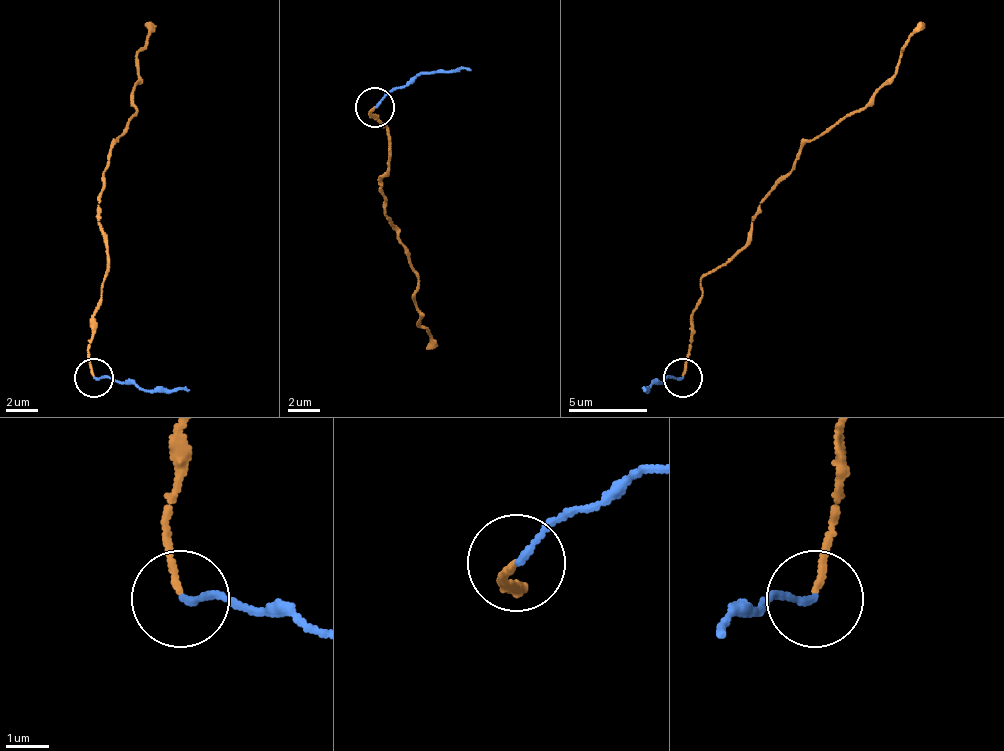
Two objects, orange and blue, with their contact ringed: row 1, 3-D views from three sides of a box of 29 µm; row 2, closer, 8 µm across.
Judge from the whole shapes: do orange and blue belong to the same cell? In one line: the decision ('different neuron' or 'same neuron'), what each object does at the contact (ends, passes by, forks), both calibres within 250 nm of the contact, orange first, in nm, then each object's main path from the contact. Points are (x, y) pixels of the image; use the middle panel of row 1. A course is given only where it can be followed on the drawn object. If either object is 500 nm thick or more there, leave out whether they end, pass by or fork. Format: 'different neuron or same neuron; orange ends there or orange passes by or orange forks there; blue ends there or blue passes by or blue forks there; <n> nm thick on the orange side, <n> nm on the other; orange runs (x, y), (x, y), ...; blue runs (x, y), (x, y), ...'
different neuron; orange ends there; blue ends there; 140 nm thick on the orange side, 150 nm on the other; orange runs (374, 106), (370, 114), (386, 126), (389, 169), (382, 181), (389, 224), (417, 279), (417, 323), (433, 346); blue runs (374, 106), (389, 90), (429, 71), (472, 71)

